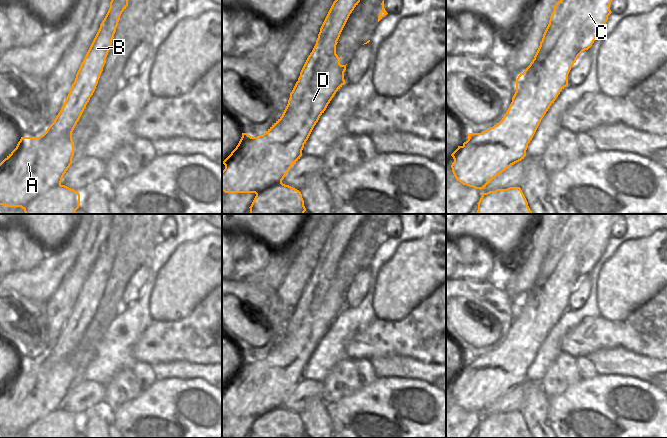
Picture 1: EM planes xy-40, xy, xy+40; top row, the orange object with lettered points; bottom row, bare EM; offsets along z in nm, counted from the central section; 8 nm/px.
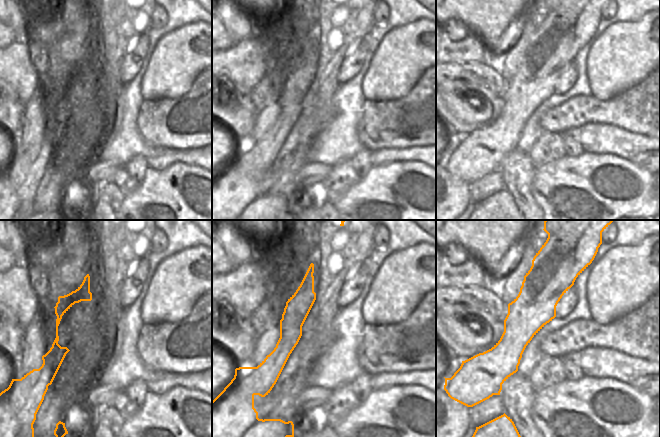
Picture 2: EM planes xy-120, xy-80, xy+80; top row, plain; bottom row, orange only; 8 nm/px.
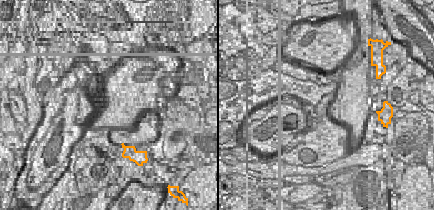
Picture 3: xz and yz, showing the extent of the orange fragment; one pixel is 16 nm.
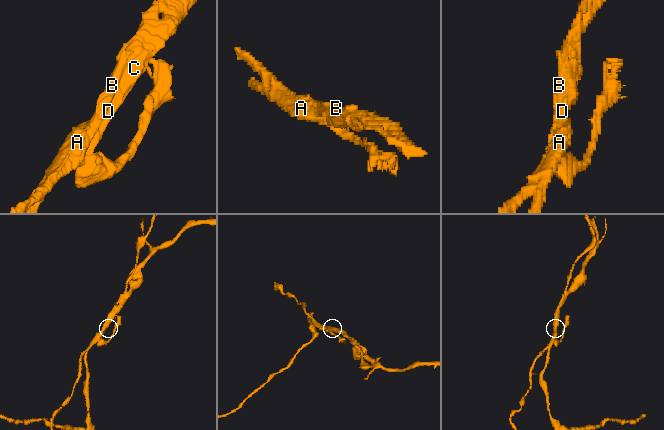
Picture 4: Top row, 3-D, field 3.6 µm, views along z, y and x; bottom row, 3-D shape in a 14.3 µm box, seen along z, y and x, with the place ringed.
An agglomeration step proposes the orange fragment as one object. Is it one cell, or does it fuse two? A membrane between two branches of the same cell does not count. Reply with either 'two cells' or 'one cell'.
two cells

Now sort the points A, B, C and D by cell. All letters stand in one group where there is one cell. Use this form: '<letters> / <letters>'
A C D / B

